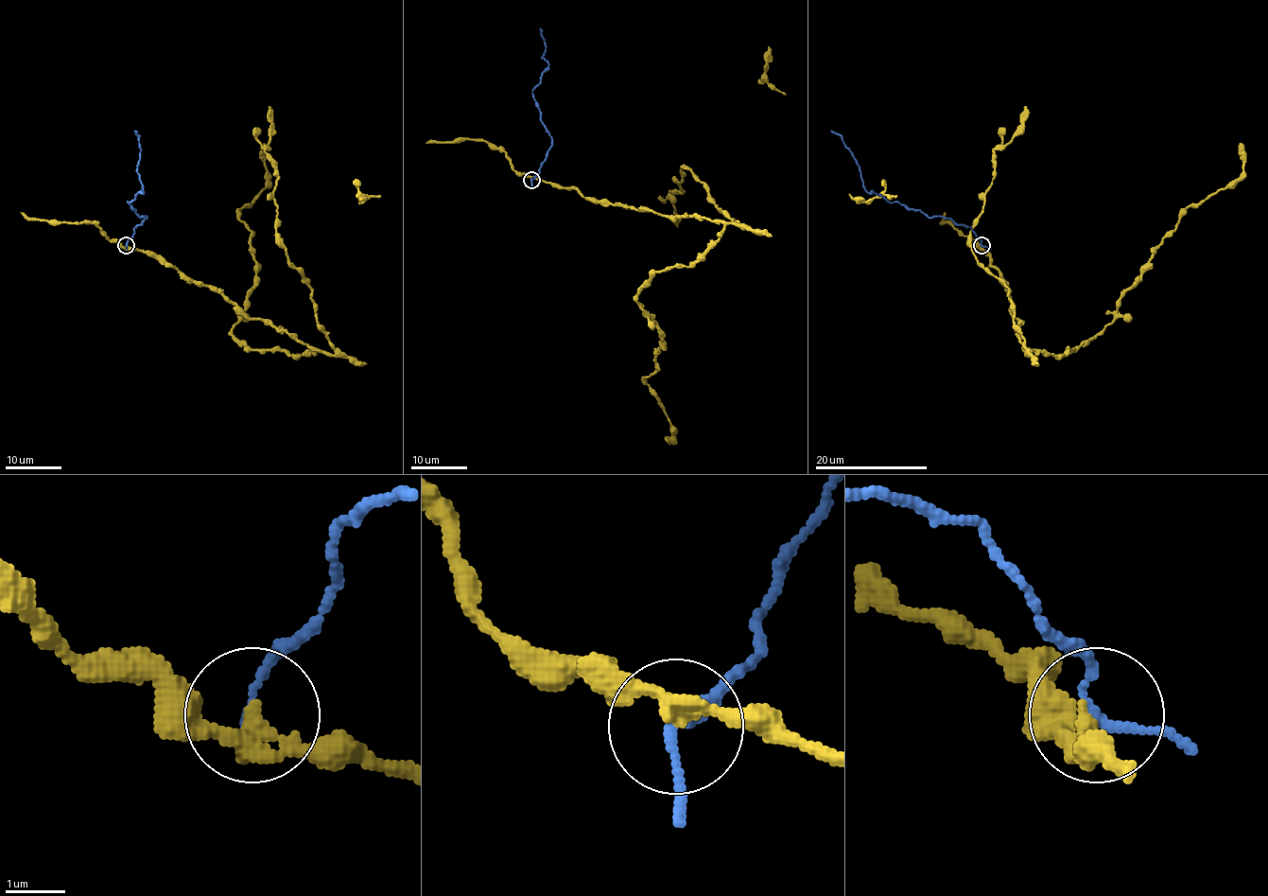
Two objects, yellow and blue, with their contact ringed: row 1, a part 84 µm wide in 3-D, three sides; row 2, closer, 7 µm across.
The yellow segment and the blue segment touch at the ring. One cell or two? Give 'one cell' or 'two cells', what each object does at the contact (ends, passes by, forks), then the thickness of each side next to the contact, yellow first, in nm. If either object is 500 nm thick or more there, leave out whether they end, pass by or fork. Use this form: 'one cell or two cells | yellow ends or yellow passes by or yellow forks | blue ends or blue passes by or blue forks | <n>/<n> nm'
two cells | yellow passes by | blue passes by | 240/140 nm

